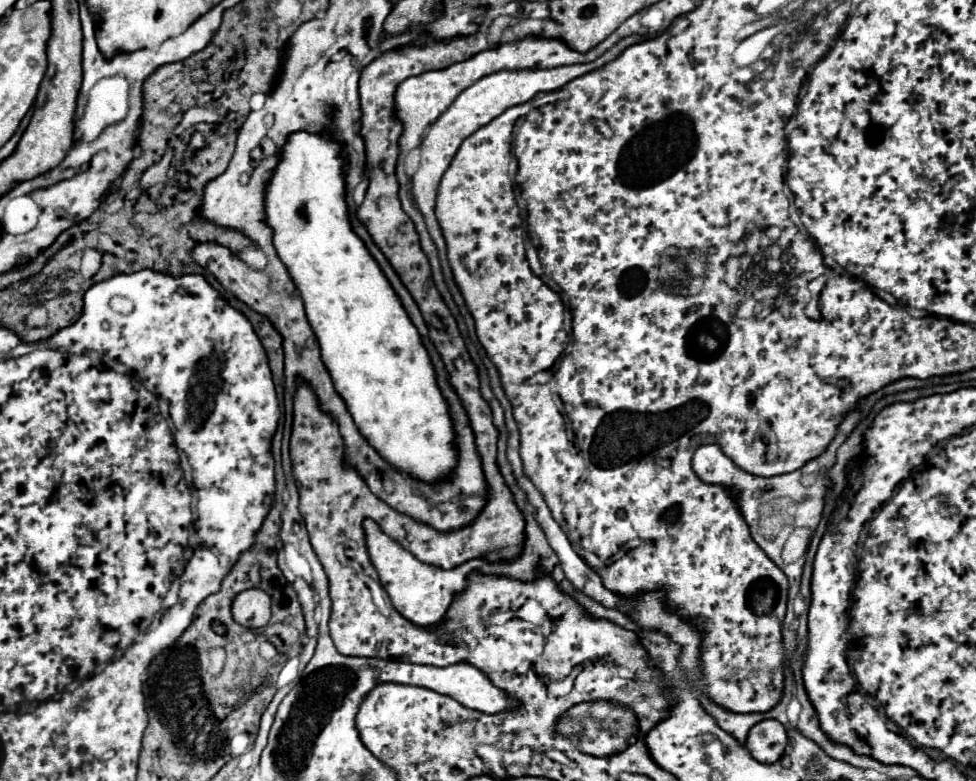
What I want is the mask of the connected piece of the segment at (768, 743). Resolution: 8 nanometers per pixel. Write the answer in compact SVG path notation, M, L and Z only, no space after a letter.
M774 719L756 723L746 737L746 749L760 763L776 763L782 757L786 743L786 729Z

